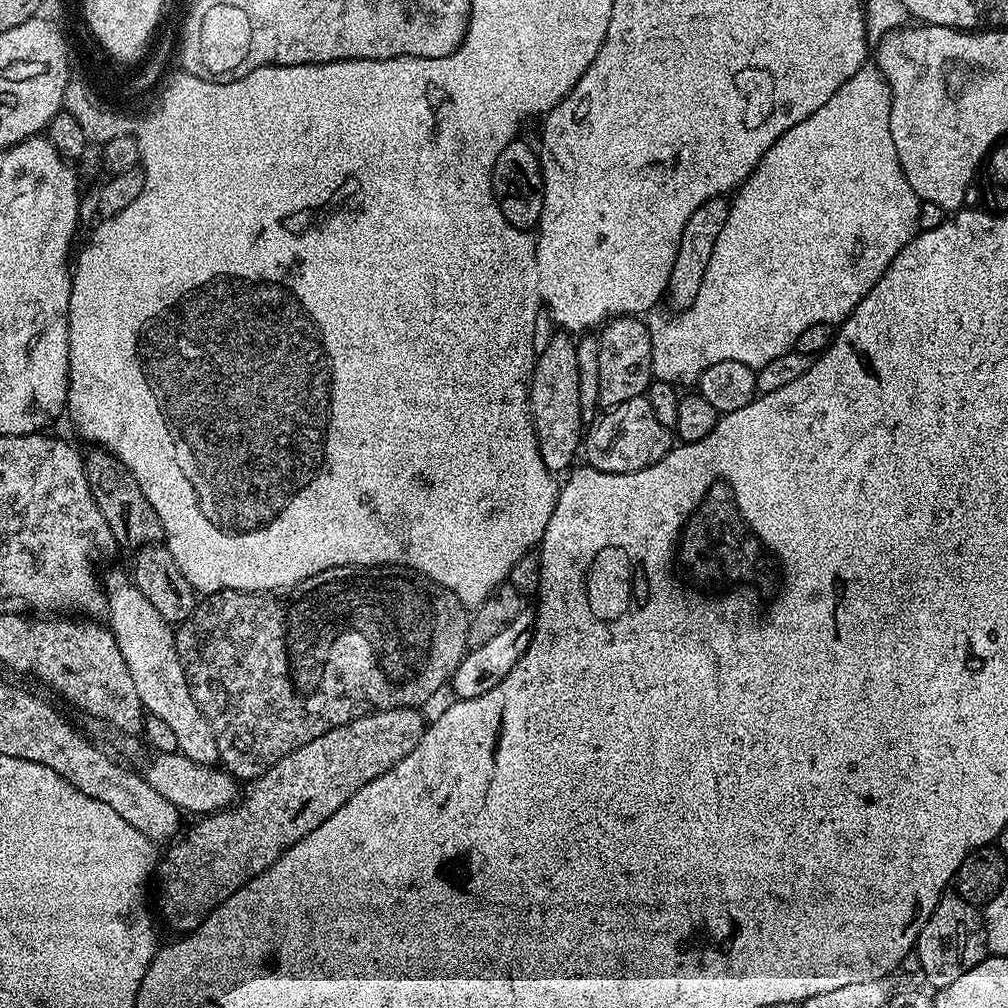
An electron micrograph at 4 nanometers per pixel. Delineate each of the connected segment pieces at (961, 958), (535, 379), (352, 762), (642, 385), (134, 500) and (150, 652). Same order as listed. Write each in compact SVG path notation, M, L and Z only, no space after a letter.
M955 894L941 896L934 906L934 914L930 914L926 926L922 926L914 949L914 960L916 956L920 972L929 984L927 987L939 990L950 986L950 982L962 978L966 970L974 970L974 966L982 963L988 955L988 939L981 909Z
M559 335L541 352L539 349L528 386L528 405L532 411L532 425L538 438L538 450L542 462L554 474L567 473L573 467L572 459L578 456L582 448L576 345L571 335Z
M414 708L382 710L352 720L346 726L338 726L322 734L322 738L314 738L314 742L306 742L306 746L283 756L278 763L270 766L270 770L251 781L249 788L252 789L249 792L247 789L231 808L201 815L197 819L200 821L188 833L185 831L179 838L173 839L159 857L160 912L165 922L176 934L195 932L218 905L230 898L230 894L278 862L280 855L306 838L310 830L318 830L318 826L322 826L322 822L326 822L326 818L330 818L330 814L341 808L358 789L366 786L366 782L374 782L374 778L402 762L402 758L406 758L406 754L410 754L422 738L426 727L422 713Z
M613 316L599 329L598 398L599 407L607 410L648 391L652 375L652 339L648 325L635 316Z
M92 450L92 453L84 456L84 469L94 502L102 518L106 518L116 541L129 540L136 550L163 541L162 522L158 514L154 514L154 506L150 506L150 502L142 494L142 486L138 486L134 474L126 470L124 463L114 453Z
M112 572L103 577L102 584L106 589L106 624L112 629L118 650L122 650L122 658L126 658L126 666L130 666L130 678L134 678L134 690L138 690L143 711L169 724L178 741L178 751L186 758L199 764L215 765L220 758L218 742L210 722L206 722L188 689L188 679L176 653L173 625L150 606L146 594L138 590L129 573L127 576L124 572Z

